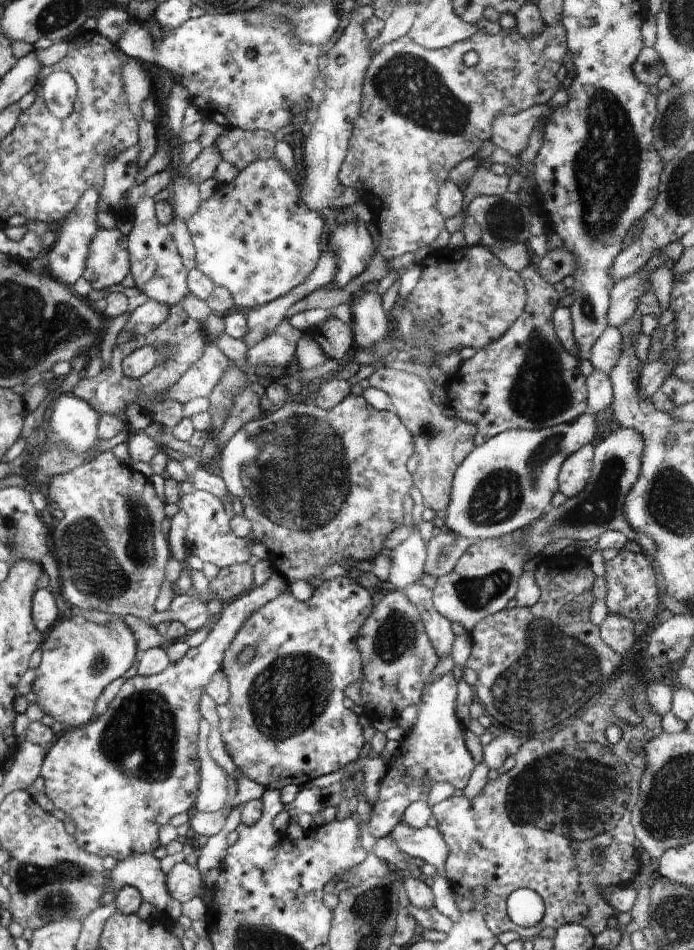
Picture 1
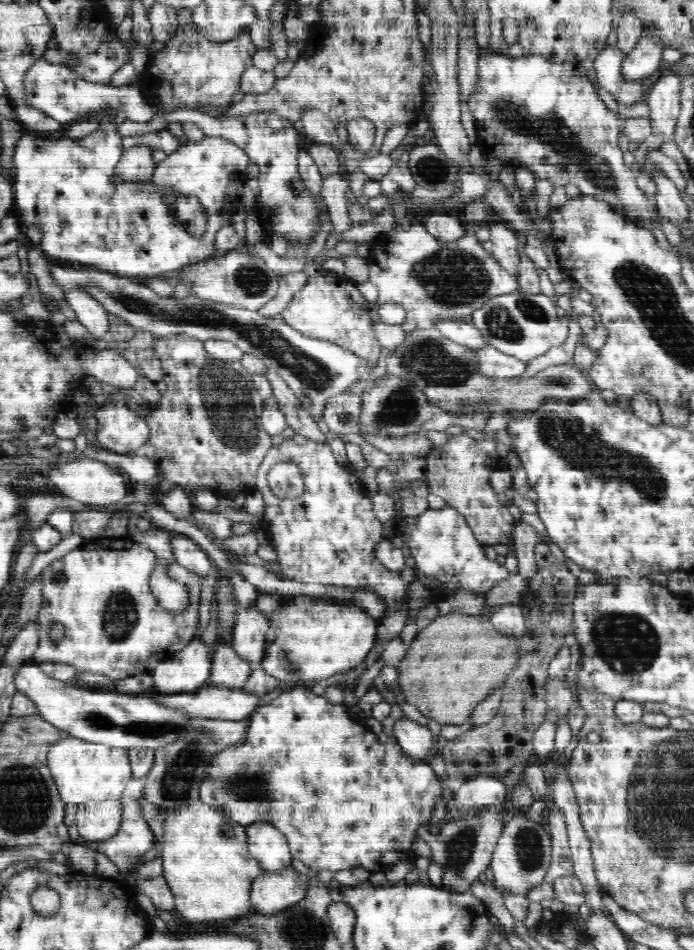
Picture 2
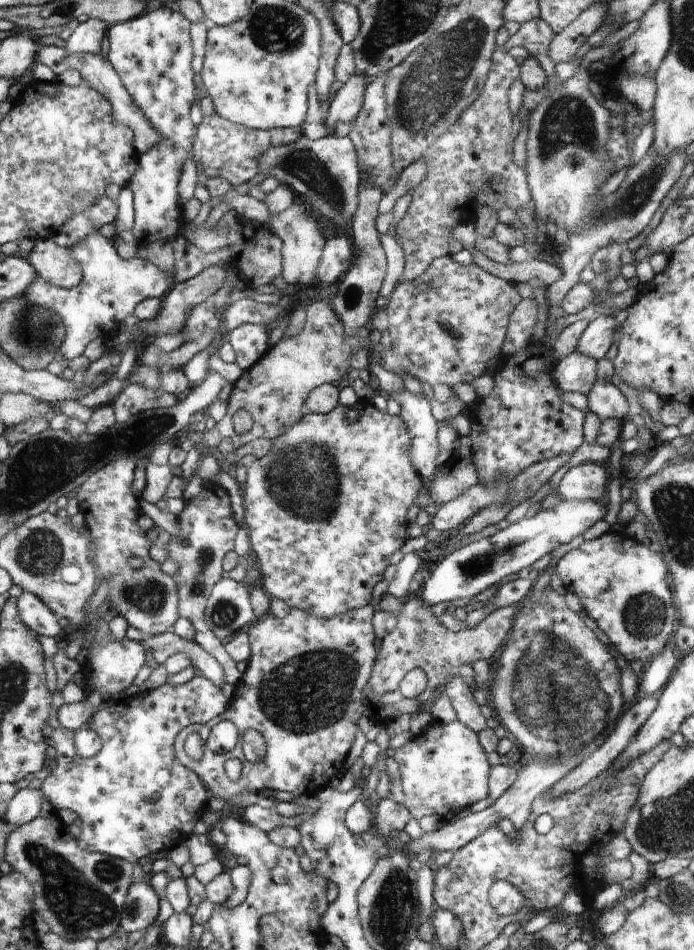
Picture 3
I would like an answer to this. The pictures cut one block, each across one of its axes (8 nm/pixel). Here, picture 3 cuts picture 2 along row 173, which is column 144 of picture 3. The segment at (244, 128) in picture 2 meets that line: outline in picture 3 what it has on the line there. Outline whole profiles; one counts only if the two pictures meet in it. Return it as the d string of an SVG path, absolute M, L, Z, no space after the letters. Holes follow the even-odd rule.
M99 232L88 236L86 240L80 240L70 250L83 271L83 278L78 286L64 289L39 278L24 294L29 302L52 310L63 320L67 333L59 351L59 359L72 360L79 357L86 344L94 340L94 328L114 328L118 322L122 322L122 316L134 314L142 300L163 300L176 283L172 271L164 272L152 262L138 257L131 260L119 258L114 246Z

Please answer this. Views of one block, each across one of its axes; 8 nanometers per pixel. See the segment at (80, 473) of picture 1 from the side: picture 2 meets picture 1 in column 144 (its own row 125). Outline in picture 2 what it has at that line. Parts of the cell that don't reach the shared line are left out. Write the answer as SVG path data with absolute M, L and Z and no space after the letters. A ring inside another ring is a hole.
M480 54L480 62L478 62L478 70L480 70L480 80L478 81L478 88L472 90L470 97L466 100L466 106L468 106L469 112L474 118L476 118L476 130L477 130L477 142L480 146L480 150L484 152L485 156L490 158L496 158L502 160L505 164L514 164L514 162L522 162L522 166L526 166L528 170L532 170L532 174L536 174L536 178L546 178L549 182L554 182L553 186L564 186L564 184L576 184L578 189L582 191L583 195L594 196L598 201L604 201L609 206L612 206L618 214L622 214L622 217L630 218L630 221L636 222L638 226L642 226L642 229L653 230L651 223L658 221L659 216L656 204L651 202L642 190L638 187L636 173L628 165L624 164L622 159L623 153L618 145L618 132L622 129L622 119L618 119L614 112L608 109L608 106L600 99L600 95L597 93L597 88L592 81L587 77L587 71L584 67L571 62L558 64L557 61L550 61L548 57L541 54L530 54L522 57L510 57L506 58L504 54L494 54L486 56L486 54Z

